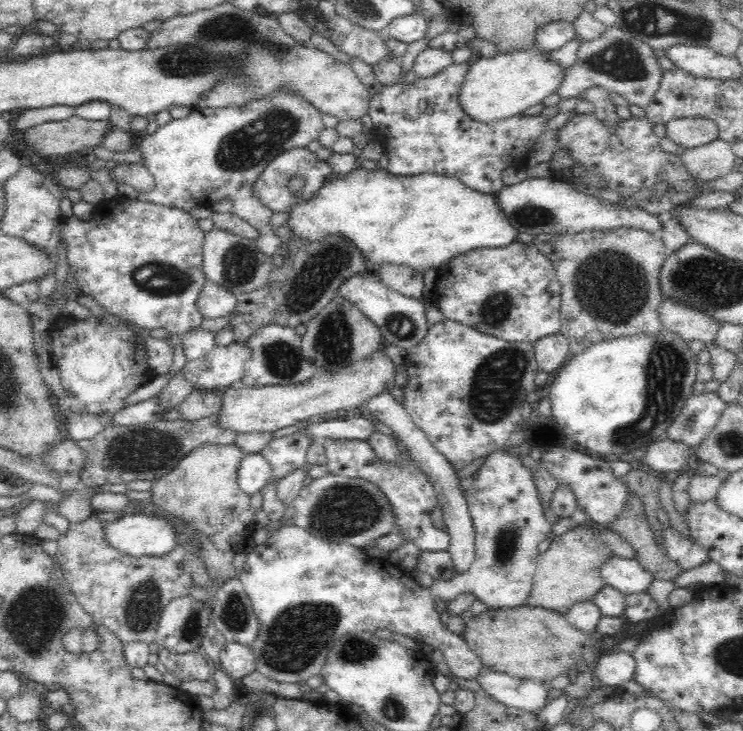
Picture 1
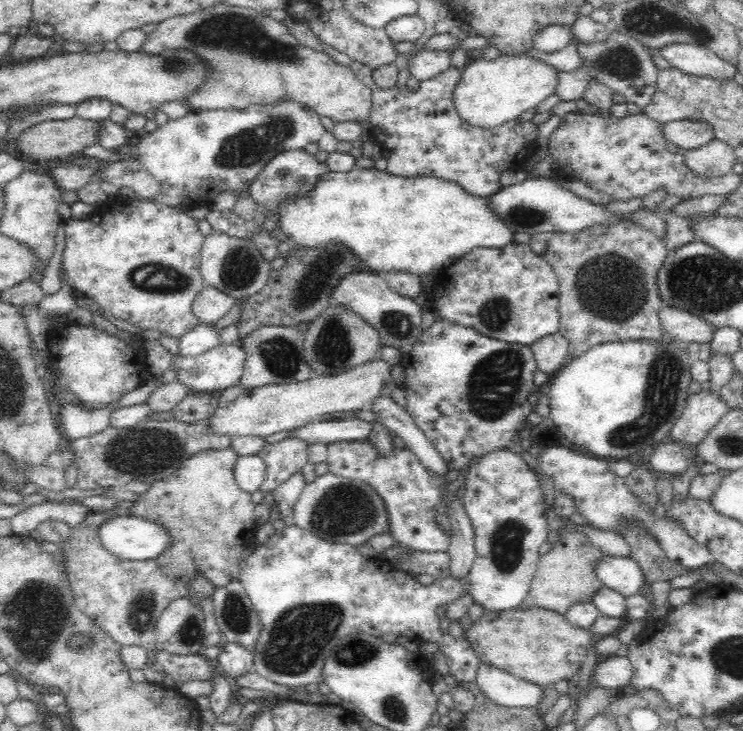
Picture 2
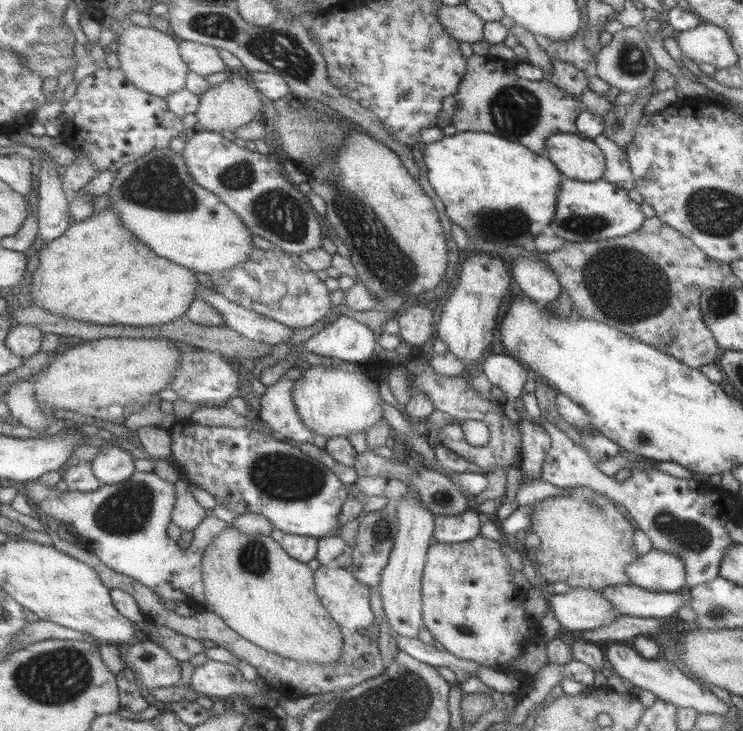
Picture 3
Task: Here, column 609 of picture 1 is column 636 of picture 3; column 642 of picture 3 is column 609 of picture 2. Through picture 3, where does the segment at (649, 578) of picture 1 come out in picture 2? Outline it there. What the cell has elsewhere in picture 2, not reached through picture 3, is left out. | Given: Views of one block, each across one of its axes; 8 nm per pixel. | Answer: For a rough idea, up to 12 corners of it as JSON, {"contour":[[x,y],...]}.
{"contour":[[604,555],[595,576],[625,597],[639,592],[645,576],[628,557]]}

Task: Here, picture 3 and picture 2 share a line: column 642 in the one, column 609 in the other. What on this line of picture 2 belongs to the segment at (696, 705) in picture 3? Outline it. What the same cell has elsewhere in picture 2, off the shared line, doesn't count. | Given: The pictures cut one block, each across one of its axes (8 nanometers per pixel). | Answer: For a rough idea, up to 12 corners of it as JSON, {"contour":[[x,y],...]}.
{"contour":[[627,655],[604,656],[593,686],[618,690],[633,674]]}

